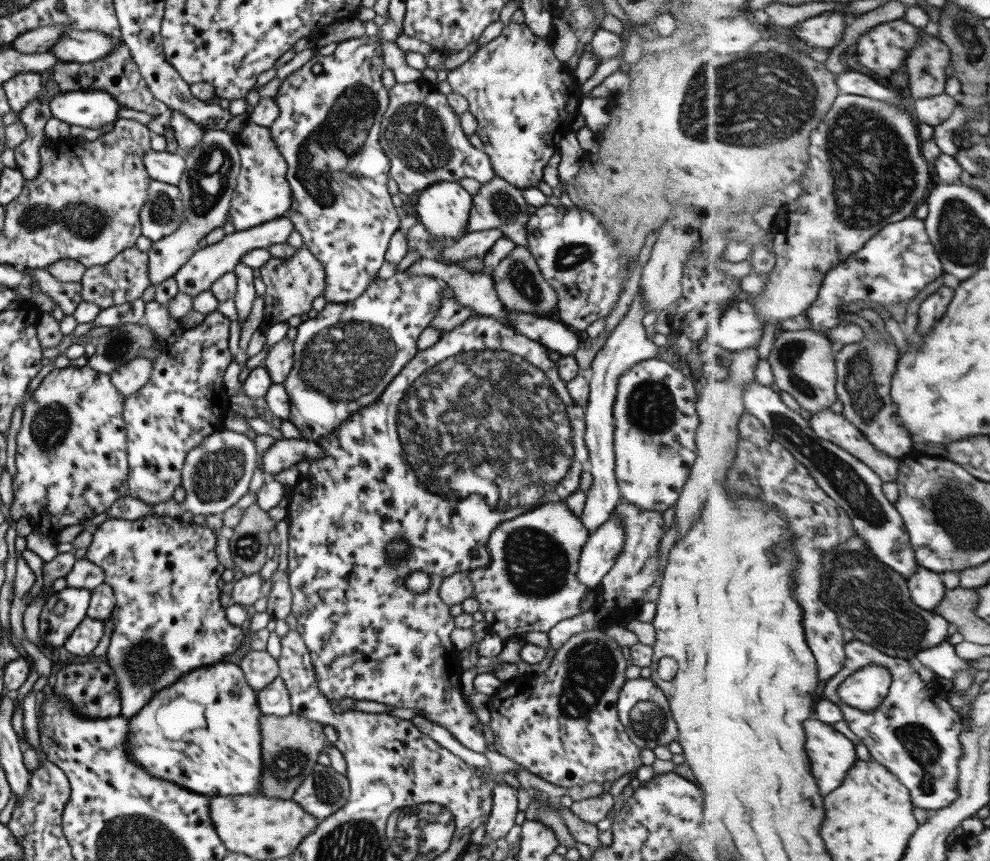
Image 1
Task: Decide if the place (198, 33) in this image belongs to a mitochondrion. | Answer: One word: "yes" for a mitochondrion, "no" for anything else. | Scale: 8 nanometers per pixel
no

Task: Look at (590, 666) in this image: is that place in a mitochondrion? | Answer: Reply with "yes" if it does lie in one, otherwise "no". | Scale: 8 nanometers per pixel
yes

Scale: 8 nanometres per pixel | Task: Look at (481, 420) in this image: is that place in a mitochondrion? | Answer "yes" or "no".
yes

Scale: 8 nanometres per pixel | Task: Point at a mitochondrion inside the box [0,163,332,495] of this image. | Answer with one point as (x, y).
(85, 220)

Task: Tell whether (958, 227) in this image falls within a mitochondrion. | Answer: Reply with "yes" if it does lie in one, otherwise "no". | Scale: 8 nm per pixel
yes

